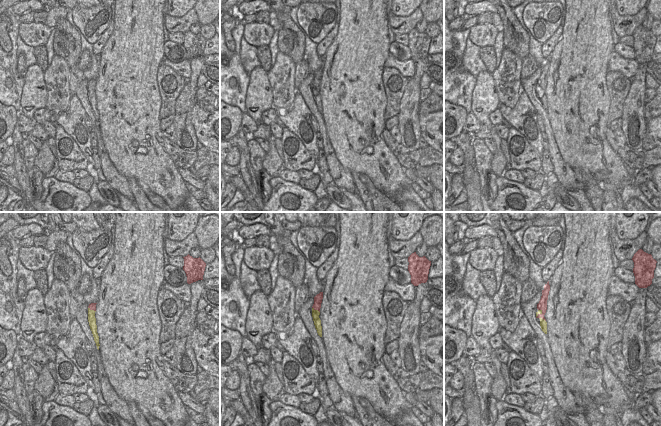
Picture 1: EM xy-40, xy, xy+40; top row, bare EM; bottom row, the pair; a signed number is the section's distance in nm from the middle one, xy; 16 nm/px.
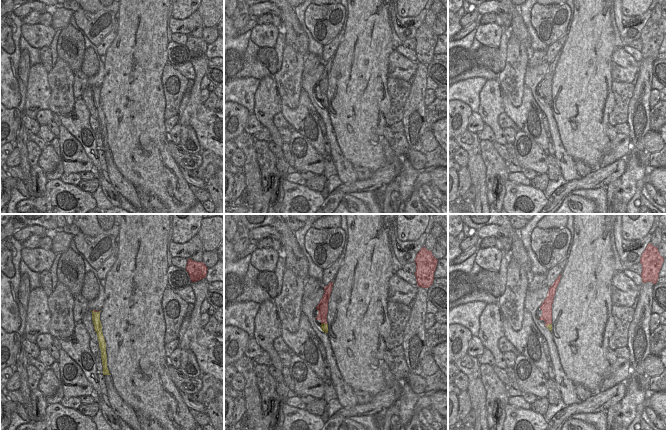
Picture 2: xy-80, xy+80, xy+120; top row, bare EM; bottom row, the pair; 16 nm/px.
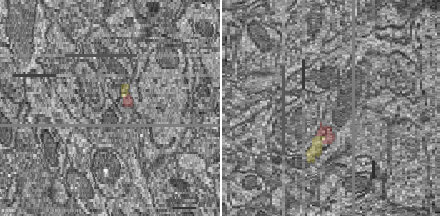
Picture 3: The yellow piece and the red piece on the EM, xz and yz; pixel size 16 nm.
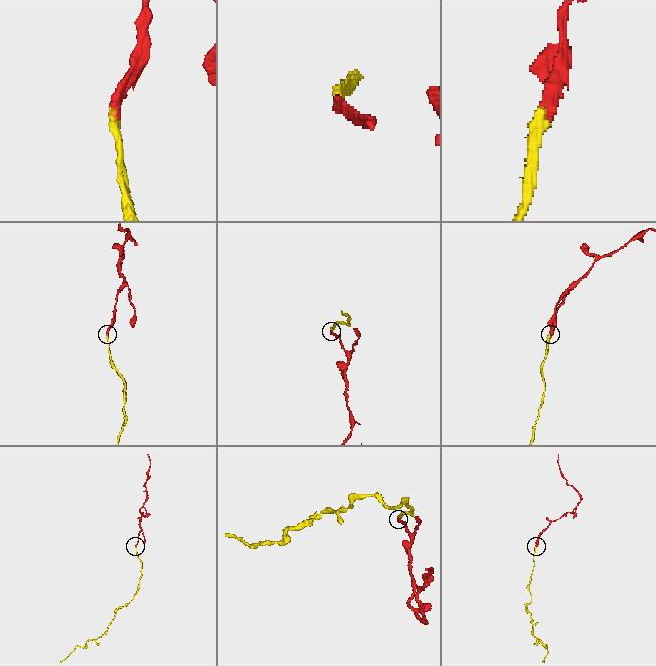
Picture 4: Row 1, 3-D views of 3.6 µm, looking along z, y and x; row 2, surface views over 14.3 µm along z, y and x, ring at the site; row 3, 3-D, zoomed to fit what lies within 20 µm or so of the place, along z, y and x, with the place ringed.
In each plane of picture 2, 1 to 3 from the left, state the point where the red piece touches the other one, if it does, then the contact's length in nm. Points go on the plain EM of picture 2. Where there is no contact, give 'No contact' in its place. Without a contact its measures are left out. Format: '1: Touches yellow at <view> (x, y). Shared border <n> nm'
1: Touches yellow at xy-80 (96, 88). Shared border 110 nm
2: Touches yellow at xy+80 (324, 99). Shared border 110 nm
3: Touches yellow at xy+120 (549, 100). Shared border 110 nm.

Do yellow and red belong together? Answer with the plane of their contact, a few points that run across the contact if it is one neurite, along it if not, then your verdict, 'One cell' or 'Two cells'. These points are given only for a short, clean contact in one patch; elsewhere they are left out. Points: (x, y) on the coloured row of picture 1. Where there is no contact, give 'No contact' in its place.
Touches yellow in xy. Line: xy (315, 313), (316, 310), (318, 298). One cell.

